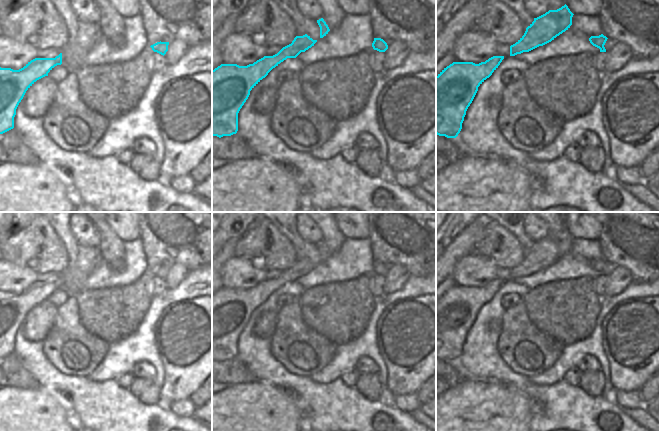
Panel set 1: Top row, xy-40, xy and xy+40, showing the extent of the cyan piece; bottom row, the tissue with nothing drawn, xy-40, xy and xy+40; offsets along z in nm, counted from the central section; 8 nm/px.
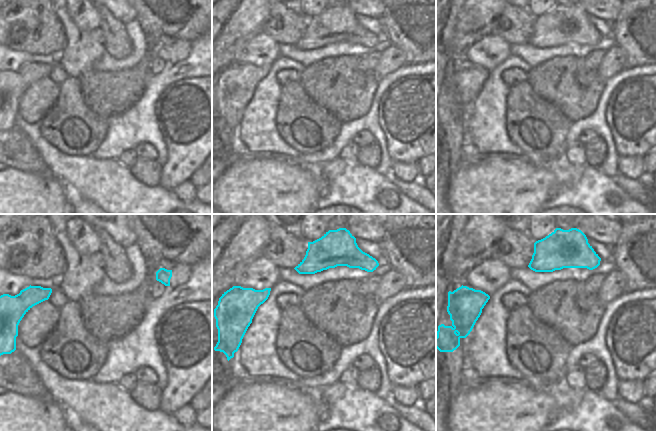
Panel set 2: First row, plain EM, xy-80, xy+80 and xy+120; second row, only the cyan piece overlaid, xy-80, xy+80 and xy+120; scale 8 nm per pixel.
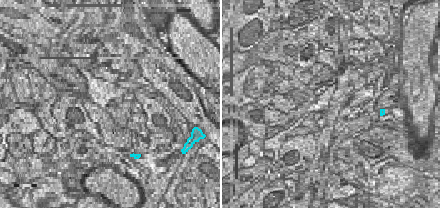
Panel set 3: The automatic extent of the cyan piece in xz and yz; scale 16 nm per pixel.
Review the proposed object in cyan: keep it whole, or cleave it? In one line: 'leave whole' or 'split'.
leave whole

